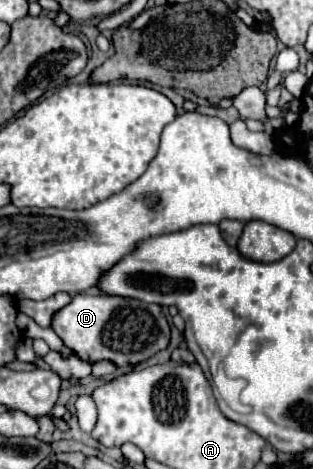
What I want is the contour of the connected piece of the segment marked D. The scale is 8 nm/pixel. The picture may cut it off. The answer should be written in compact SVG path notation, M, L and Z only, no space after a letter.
M76 295L52 317L52 329L86 363L112 361L118 367L142 363L170 341L170 327L160 305L114 295Z

